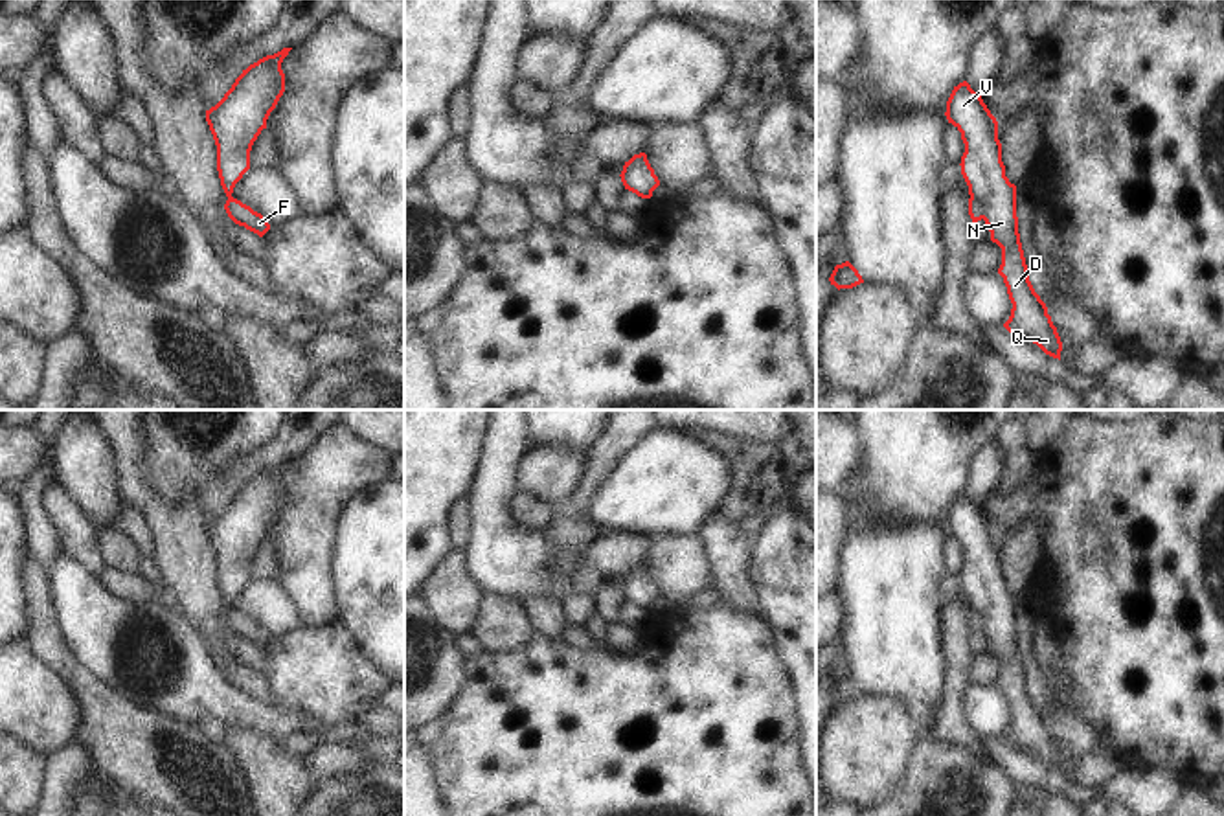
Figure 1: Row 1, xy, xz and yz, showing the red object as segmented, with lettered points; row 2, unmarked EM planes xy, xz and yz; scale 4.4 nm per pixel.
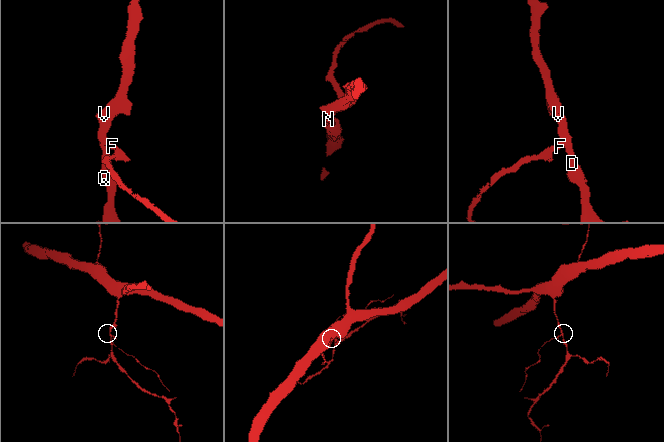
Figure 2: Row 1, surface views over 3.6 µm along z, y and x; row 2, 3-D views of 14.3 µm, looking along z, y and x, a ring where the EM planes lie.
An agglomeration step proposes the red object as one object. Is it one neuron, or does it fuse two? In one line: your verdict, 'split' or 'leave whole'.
split

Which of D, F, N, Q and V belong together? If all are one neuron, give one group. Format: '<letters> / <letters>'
D N Q V / F

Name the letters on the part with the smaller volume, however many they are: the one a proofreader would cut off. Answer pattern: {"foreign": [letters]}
{"foreign": ["F"]}

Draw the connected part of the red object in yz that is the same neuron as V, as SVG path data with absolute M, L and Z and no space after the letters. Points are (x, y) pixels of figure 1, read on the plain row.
M967 493L954 498L945 527L961 544L965 555L959 577L969 606L983 618L991 652L1002 660L998 686L1003 689L1013 715L1003 739L1060 772L1060 748L1027 687L1018 645L1016 597L1005 588L998 533Z

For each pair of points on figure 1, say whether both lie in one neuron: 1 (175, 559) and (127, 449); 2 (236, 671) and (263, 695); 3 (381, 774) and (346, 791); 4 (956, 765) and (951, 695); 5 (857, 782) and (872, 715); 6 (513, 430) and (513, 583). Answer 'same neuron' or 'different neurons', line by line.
1: same neuron
2: same neuron
3: same neuron
4: different neurons
5: same neuron
6: same neuron

